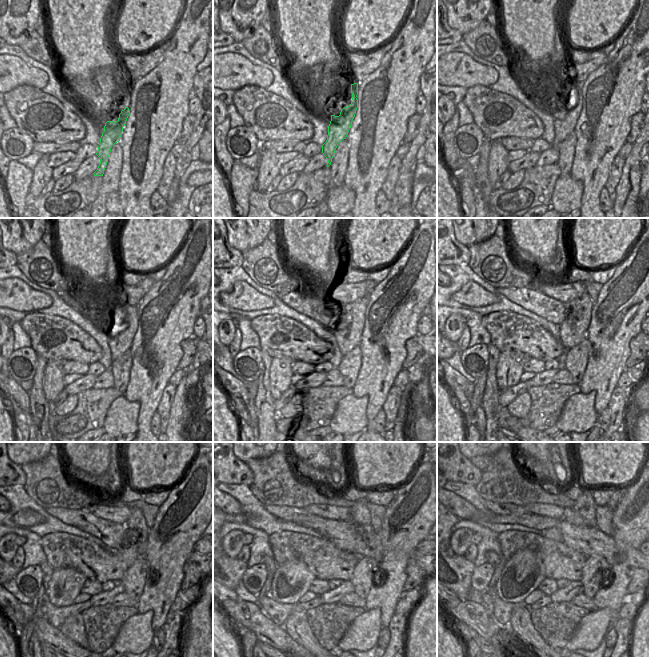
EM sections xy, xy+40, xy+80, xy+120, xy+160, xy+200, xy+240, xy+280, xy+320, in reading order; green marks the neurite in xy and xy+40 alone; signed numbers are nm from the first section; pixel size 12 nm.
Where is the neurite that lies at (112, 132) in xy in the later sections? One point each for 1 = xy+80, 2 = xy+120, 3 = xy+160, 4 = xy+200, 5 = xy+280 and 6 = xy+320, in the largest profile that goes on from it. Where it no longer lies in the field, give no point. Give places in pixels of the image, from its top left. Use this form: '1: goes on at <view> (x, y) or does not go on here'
1: goes on at xy+80 (565, 122)
2: goes on at xy+120 (119, 344)
3: goes on at xy+160 (355, 311)
4: goes on at xy+200 (580, 310)
5: goes on at xy+280 (360, 515)
6: goes on at xy+320 (585, 505)

